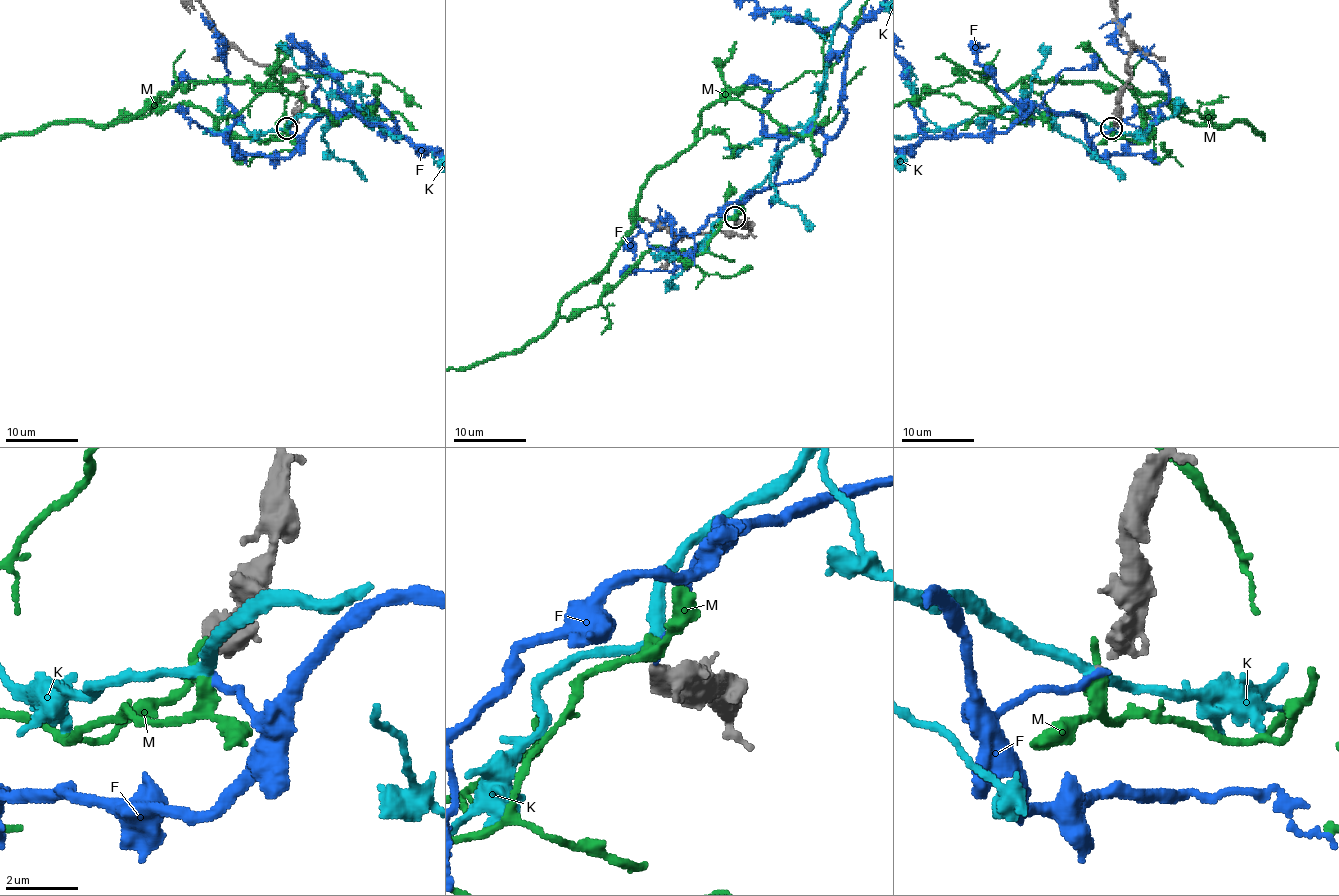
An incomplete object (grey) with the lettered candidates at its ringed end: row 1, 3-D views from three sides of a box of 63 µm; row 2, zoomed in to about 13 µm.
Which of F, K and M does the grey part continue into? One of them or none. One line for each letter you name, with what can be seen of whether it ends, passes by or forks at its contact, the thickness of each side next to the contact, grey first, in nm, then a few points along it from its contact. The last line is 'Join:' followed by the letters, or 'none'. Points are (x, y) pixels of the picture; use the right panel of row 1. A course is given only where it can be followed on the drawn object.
K: it passes by; 240 nm thick on the grey side, 280 nm on the other
Join: K

